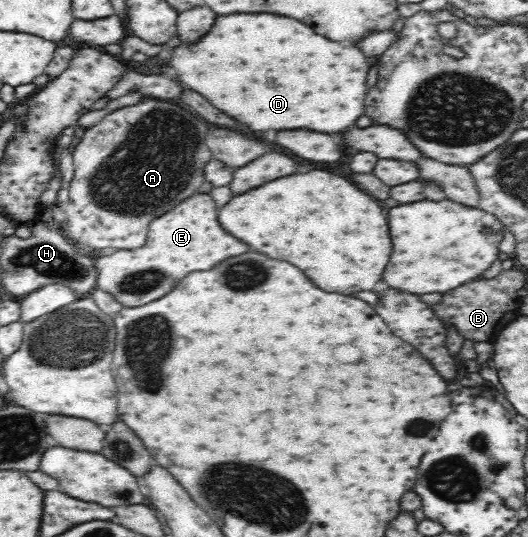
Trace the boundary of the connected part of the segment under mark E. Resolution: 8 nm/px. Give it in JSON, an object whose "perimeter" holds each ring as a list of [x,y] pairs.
{"perimeter":[[[195,193],[179,206],[155,218],[149,226],[145,246],[133,250],[116,250],[109,255],[95,258],[98,278],[97,289],[113,295],[115,301],[129,308],[143,306],[165,296],[175,284],[195,270],[211,270],[211,264],[227,256],[245,254],[249,246],[229,238],[217,222],[217,204],[209,193]]]}

